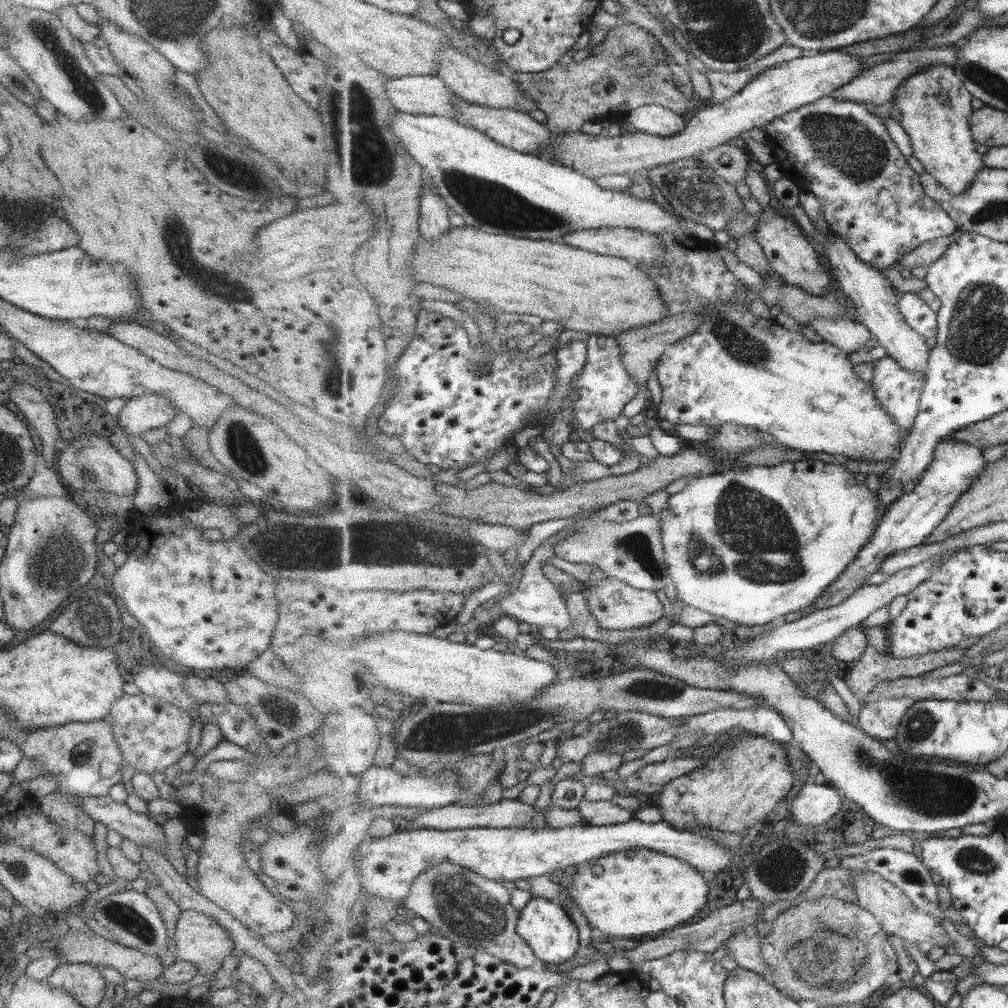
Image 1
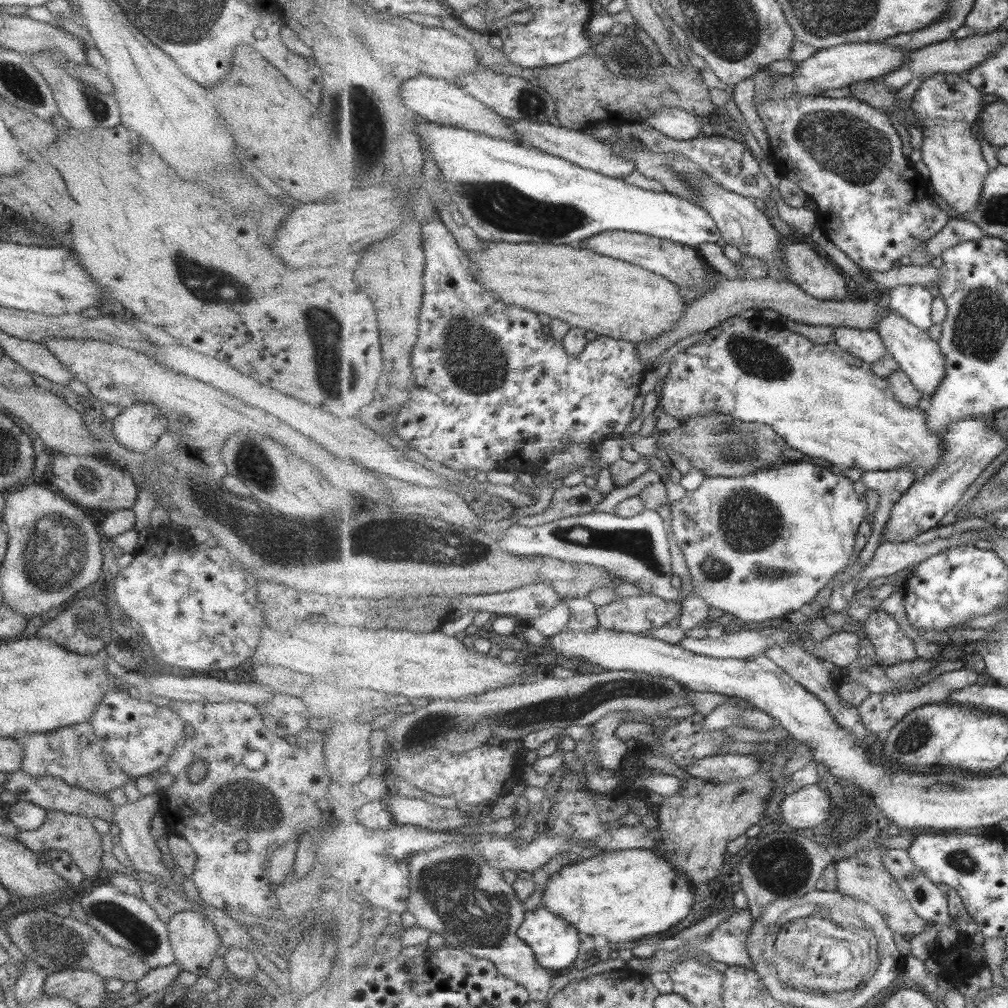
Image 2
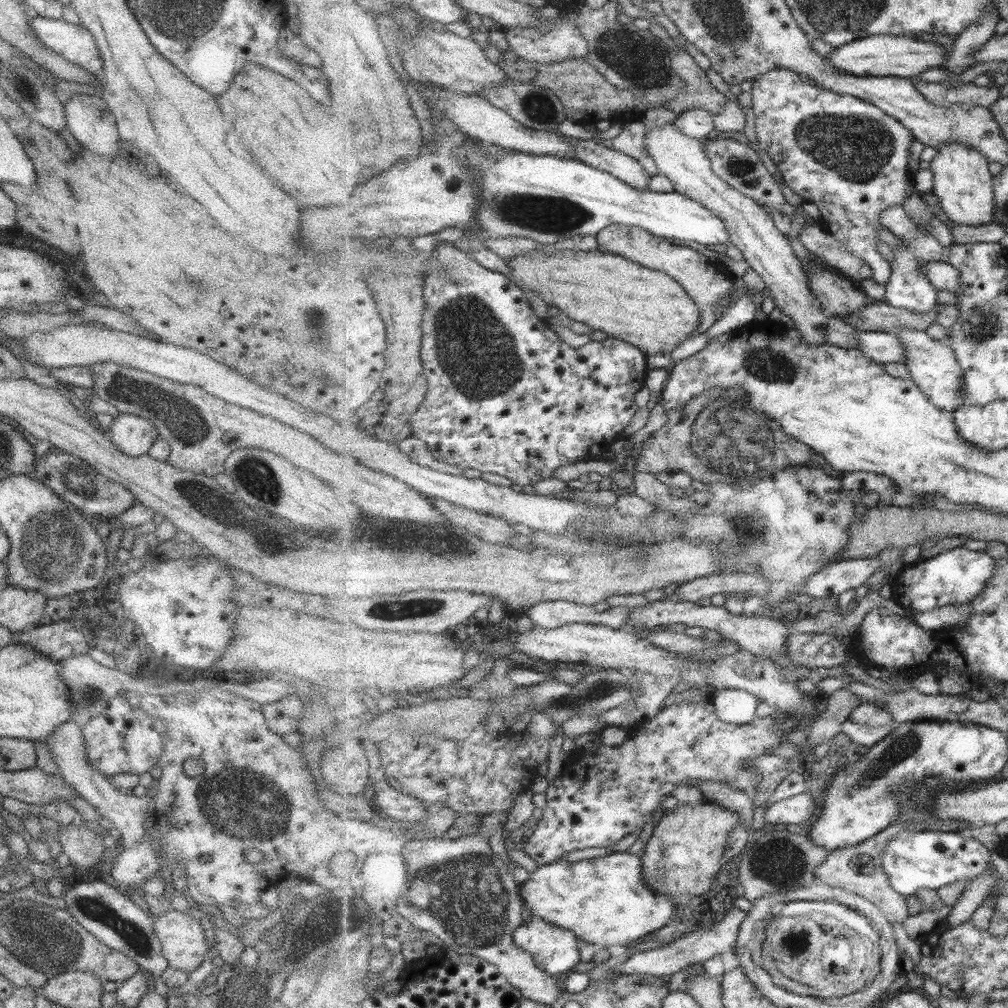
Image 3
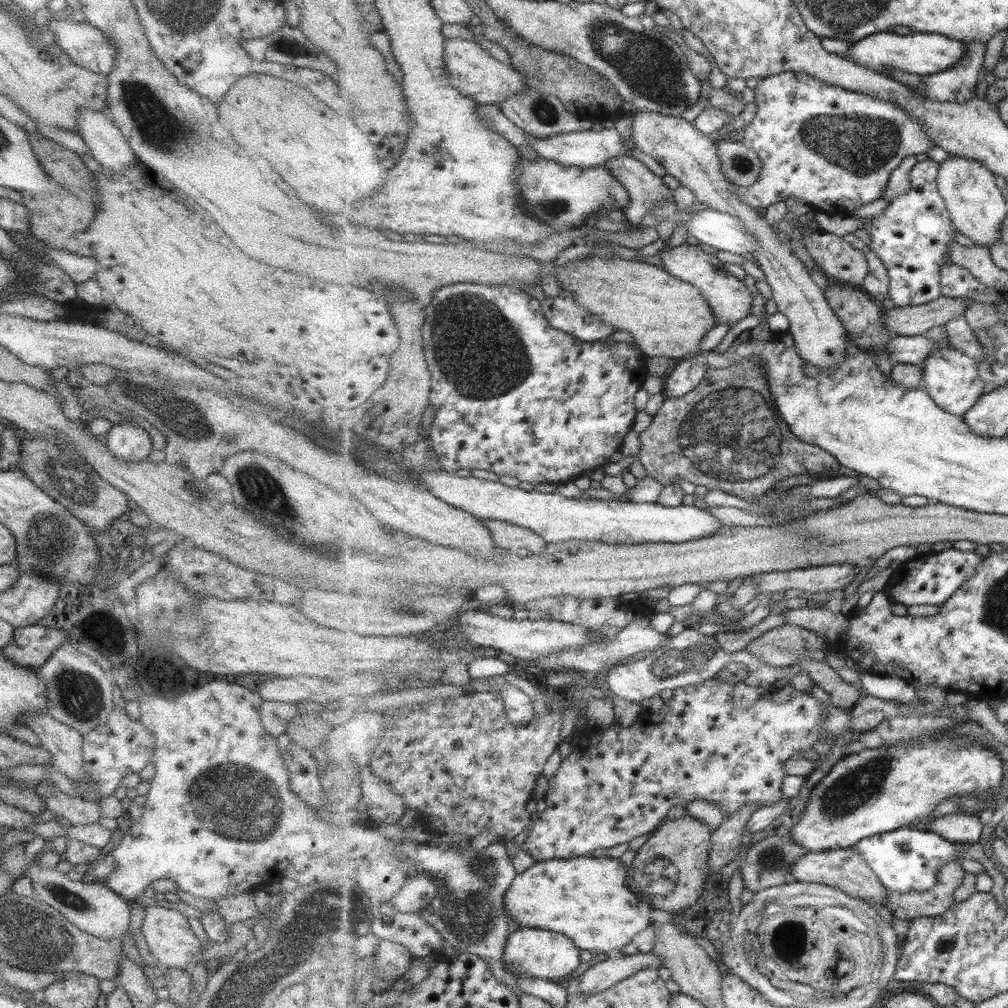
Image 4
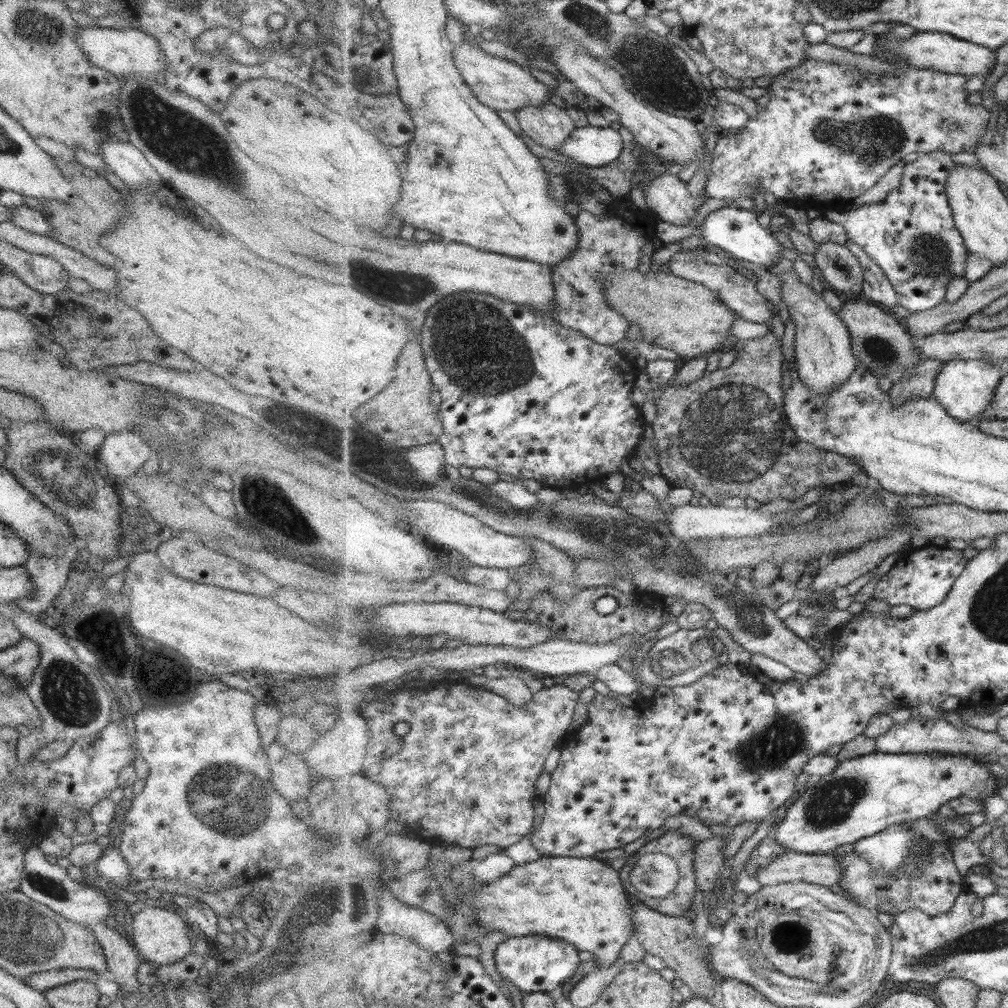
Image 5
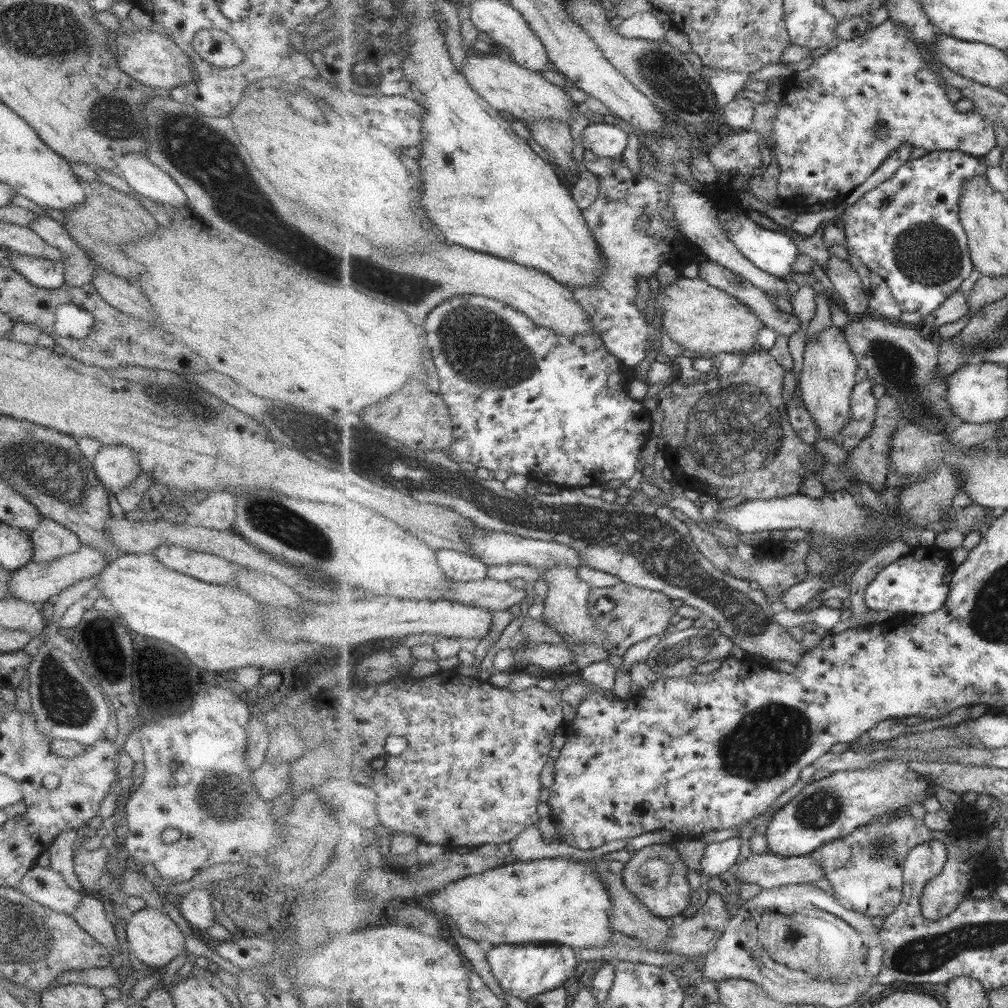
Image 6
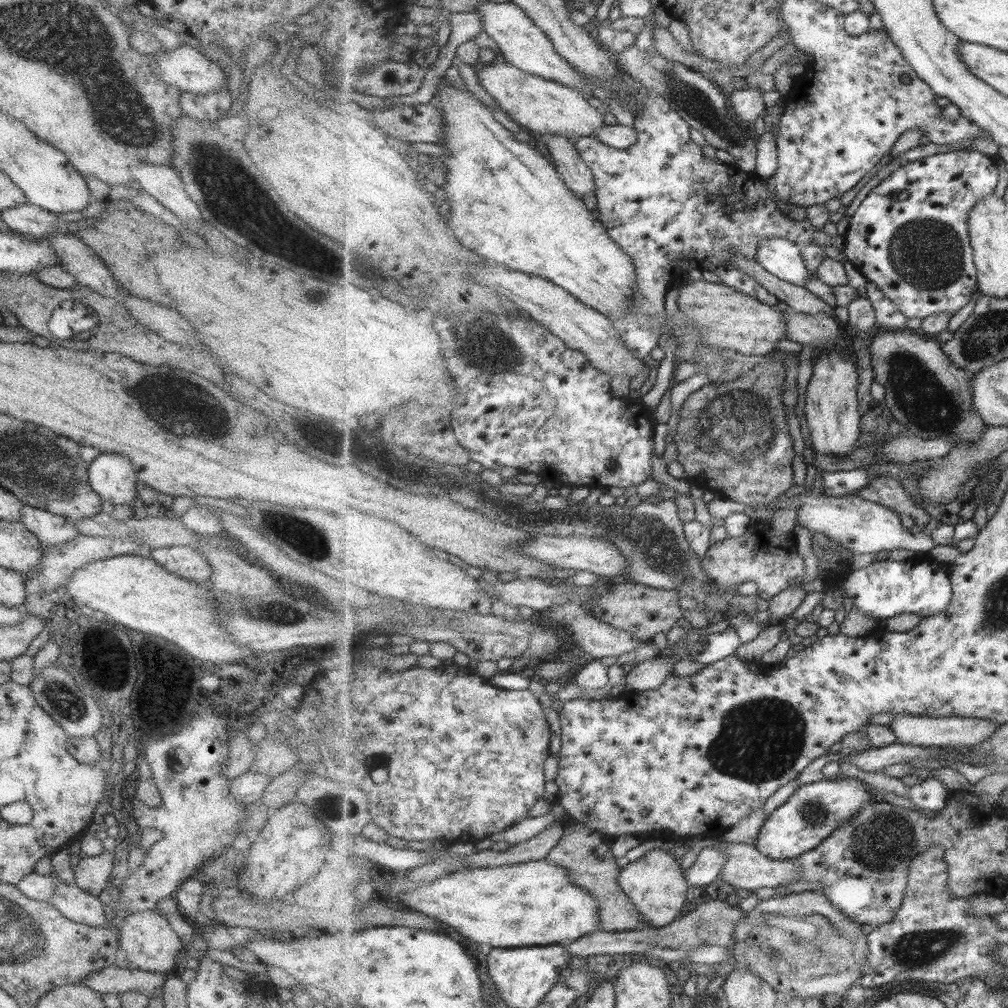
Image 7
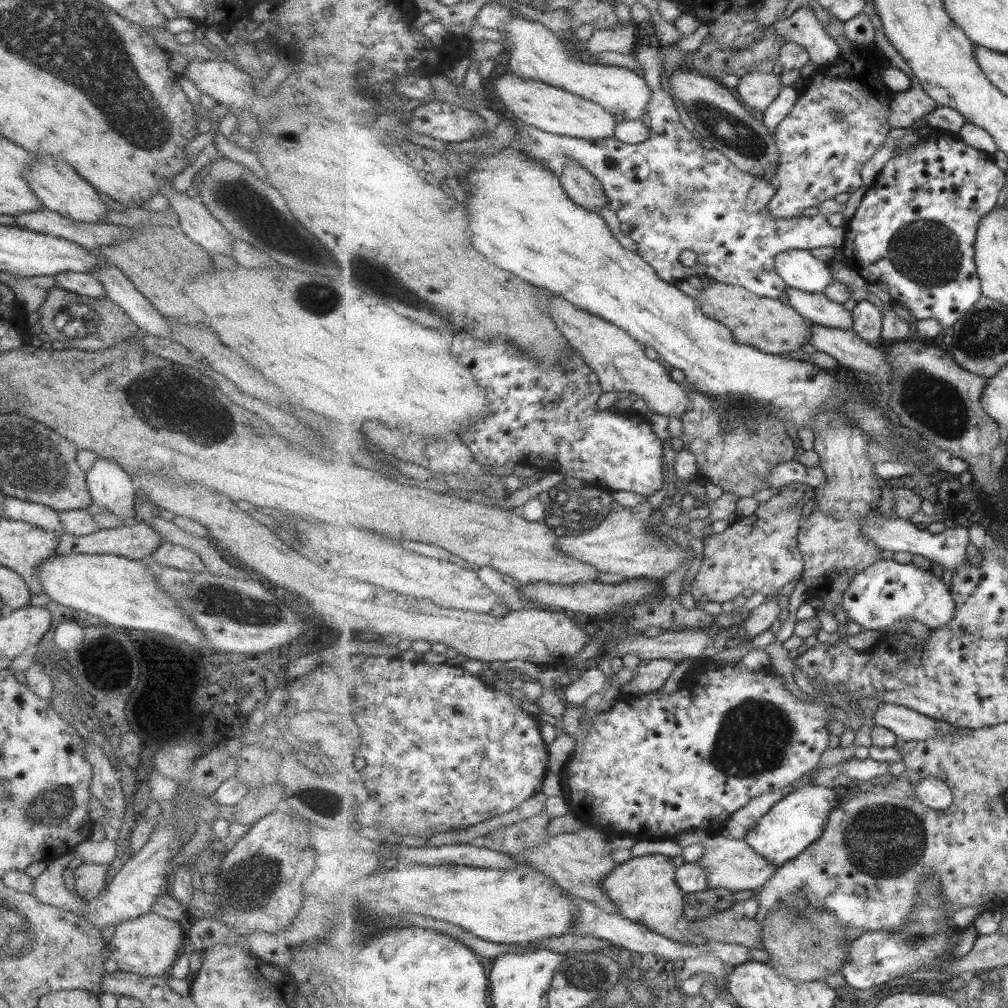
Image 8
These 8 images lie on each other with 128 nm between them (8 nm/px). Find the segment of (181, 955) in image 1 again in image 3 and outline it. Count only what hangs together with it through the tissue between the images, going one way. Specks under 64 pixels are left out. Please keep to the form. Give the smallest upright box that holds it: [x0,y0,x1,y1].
[152,907,208,972]

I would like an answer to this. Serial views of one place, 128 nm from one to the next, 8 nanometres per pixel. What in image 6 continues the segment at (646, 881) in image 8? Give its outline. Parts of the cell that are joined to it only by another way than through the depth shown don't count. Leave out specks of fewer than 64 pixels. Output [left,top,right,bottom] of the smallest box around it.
[623,843,691,920]

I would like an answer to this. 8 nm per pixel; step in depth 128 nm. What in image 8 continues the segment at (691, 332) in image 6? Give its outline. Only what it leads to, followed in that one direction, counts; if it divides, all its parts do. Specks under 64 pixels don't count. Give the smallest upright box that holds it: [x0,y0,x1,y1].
[696,281,812,354]

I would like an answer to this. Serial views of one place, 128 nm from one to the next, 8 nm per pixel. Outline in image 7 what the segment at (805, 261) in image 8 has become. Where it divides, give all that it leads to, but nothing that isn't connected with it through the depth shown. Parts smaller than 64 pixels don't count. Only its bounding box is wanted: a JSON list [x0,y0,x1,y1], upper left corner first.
[756,237,812,286]

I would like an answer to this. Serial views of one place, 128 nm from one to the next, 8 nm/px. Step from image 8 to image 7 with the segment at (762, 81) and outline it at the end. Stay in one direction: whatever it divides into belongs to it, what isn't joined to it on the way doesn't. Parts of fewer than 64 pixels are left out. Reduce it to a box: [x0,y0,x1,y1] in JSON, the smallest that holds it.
[730,85,767,124]

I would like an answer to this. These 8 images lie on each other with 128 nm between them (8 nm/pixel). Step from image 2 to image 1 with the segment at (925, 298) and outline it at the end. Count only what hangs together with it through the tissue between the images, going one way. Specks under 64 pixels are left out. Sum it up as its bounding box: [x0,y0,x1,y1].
[900,292,938,338]

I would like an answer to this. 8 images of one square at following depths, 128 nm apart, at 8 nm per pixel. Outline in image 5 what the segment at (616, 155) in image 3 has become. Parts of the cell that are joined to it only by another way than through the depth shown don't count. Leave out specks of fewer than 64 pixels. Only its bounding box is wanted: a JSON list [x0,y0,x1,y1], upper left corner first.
[642,173,698,226]

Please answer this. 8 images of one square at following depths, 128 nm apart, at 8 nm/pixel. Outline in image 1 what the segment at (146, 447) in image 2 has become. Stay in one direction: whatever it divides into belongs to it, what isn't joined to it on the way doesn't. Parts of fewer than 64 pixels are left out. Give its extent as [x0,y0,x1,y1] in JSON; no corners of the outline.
[116,394,175,435]

